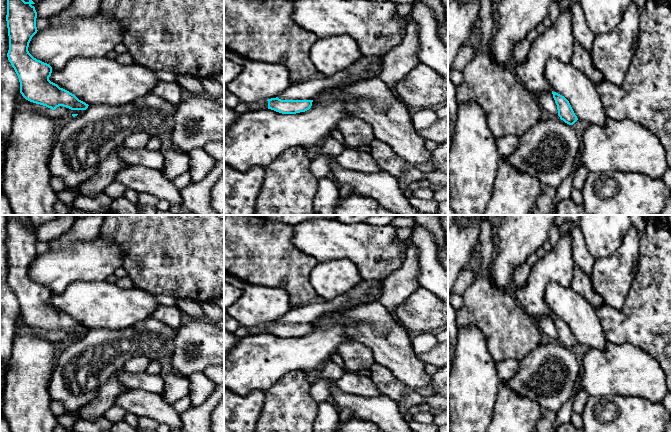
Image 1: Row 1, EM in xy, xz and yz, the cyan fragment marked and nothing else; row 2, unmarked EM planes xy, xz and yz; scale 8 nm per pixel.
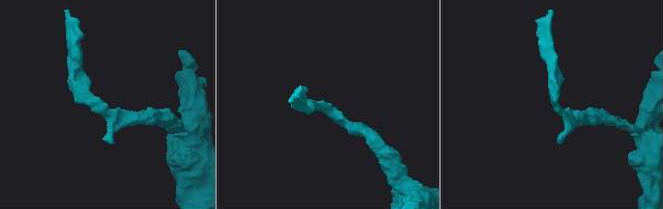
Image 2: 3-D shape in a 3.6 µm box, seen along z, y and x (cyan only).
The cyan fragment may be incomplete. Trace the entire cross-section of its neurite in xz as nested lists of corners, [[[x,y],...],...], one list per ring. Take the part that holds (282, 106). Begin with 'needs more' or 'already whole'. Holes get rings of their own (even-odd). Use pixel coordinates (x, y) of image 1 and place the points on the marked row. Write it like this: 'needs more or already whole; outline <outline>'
already whole; outline [[[278,97],[268,99],[268,109],[282,114],[296,114],[309,110],[313,100],[281,100]]]

